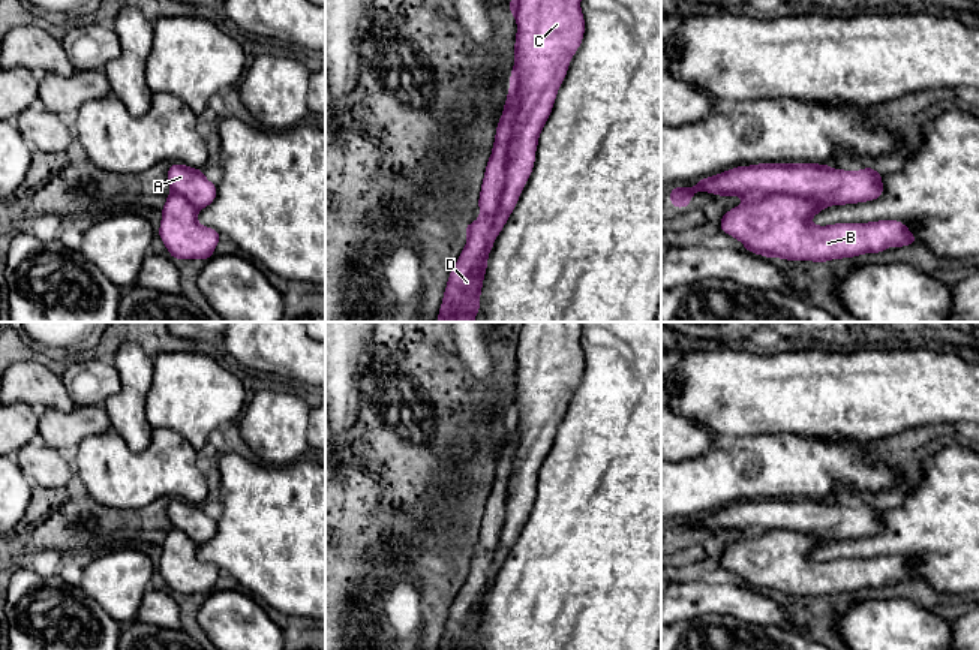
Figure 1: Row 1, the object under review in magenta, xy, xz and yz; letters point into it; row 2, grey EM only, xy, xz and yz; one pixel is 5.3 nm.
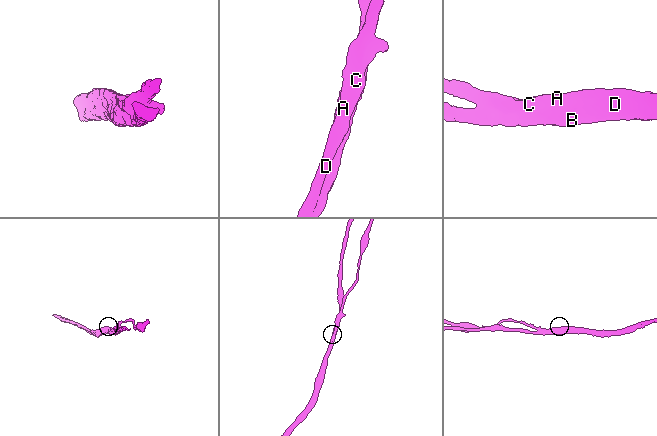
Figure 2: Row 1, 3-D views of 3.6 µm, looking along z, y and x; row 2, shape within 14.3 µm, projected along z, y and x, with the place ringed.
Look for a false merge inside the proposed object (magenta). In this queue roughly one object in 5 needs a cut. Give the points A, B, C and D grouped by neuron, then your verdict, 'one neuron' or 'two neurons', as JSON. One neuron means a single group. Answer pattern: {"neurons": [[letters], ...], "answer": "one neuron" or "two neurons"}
{"neurons": [["A", "C"], ["B", "D"]], "answer": "two neurons"}

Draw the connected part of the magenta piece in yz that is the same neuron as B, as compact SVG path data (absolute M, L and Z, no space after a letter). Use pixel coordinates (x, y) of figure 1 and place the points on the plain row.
M792 530L750 533L729 545L720 563L751 589L787 596L826 598L916 580L916 572L898 556L813 560L810 554L825 544Z

